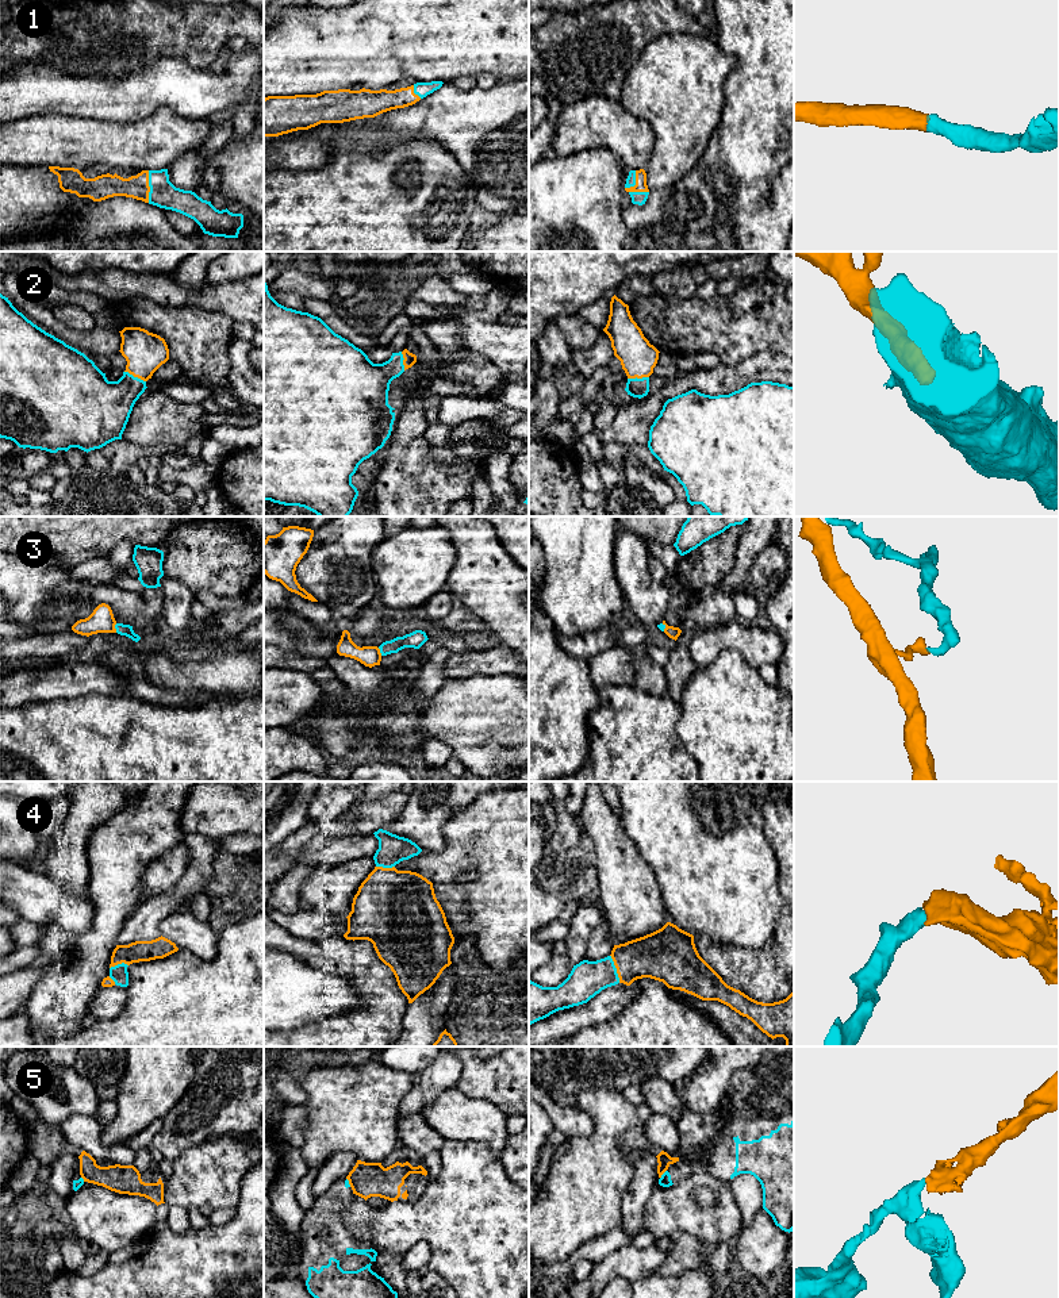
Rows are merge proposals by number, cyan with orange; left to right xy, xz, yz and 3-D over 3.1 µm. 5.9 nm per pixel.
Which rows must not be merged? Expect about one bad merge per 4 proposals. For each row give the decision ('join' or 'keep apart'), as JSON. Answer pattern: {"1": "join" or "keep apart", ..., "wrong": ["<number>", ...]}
{"1": "join", "2": "join", "3": "keep apart", "4": "join", "5": "keep apart", "wrong": ["3", "5"]}

